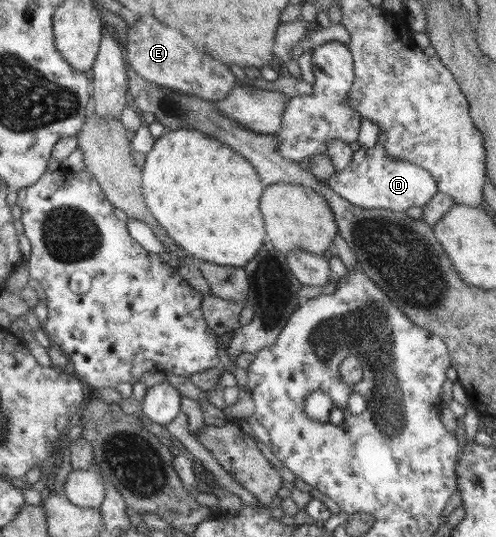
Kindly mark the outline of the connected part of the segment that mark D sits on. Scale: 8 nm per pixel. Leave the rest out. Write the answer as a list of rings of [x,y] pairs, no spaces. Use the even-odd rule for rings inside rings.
[[[379,127],[378,144],[372,148],[355,146],[350,164],[326,181],[327,185],[350,204],[362,208],[387,208],[406,212],[412,206],[423,206],[439,191],[436,181],[425,168],[391,157],[385,149],[386,134]]]

